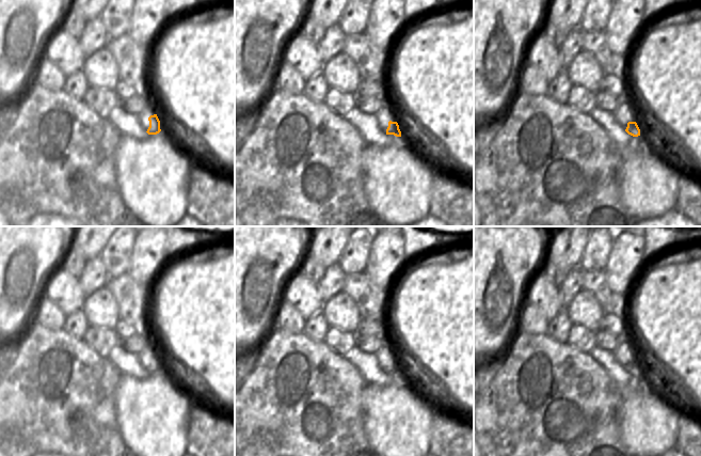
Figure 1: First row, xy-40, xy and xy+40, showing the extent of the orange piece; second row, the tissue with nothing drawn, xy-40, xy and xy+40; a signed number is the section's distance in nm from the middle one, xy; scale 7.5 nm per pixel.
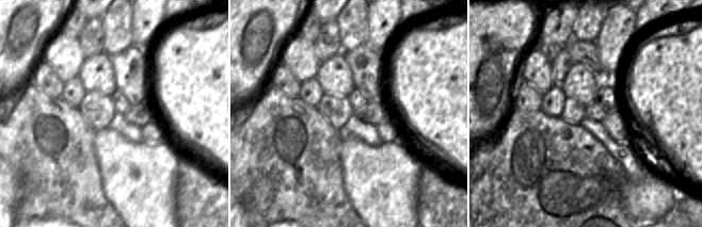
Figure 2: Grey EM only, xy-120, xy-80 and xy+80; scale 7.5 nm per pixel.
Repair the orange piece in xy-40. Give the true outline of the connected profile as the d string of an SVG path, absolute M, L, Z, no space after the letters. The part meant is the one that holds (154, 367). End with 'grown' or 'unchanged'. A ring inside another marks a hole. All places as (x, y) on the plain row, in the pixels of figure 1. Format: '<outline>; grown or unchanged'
M150 343L146 345L145 349L137 355L139 358L139 362L141 366L148 373L148 374L157 374L161 371L160 368L160 360L152 347Z; grown

